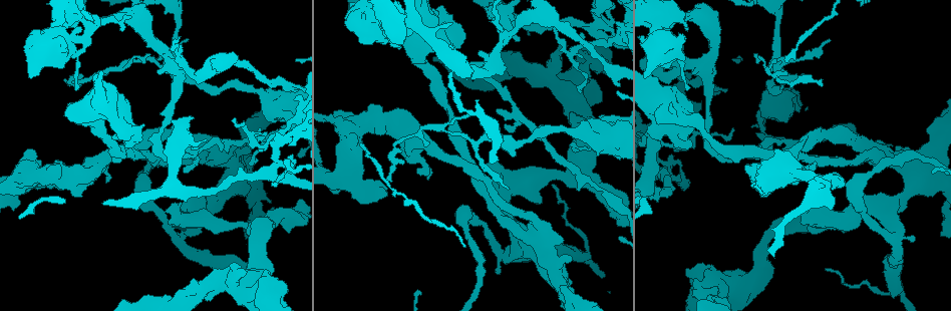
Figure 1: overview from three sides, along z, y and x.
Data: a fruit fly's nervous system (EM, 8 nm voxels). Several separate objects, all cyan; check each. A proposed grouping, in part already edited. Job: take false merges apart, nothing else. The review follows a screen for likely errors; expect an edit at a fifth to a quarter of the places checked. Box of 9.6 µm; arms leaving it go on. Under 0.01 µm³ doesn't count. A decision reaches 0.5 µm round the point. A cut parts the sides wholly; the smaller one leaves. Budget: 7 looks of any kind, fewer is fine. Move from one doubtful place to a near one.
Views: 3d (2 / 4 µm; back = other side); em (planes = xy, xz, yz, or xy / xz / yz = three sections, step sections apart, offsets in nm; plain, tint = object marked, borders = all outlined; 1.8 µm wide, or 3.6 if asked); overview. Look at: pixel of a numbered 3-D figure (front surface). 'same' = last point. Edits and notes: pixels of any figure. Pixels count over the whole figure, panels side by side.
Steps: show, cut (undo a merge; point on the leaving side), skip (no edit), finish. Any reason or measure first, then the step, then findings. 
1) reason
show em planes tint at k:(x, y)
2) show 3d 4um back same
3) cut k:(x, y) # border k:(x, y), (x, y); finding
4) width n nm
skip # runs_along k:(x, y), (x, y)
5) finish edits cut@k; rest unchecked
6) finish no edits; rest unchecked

calibre changes
show em planes tint at 1:(811, 176)

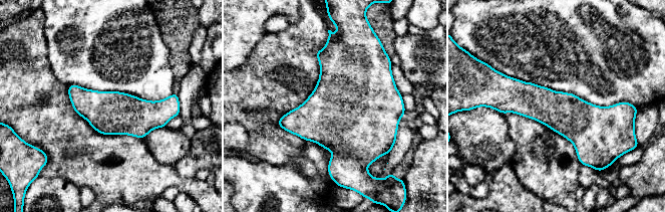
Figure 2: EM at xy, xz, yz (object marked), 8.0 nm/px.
skip # runs_along 2:(500, 101), (620, 112); all the same neuron

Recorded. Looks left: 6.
four or more arms meet
show 3d 4um at 1:(470, 162)

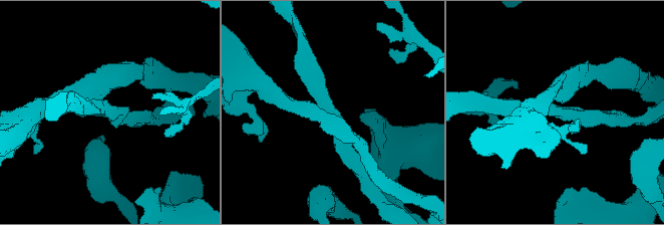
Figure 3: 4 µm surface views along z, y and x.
arms 4
show em 3.6um planes plain at 3:(106, 109)

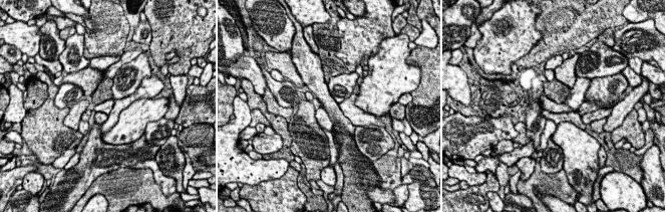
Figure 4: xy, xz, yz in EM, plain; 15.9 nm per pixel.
where the object lies
show em 3.6um planes tint same

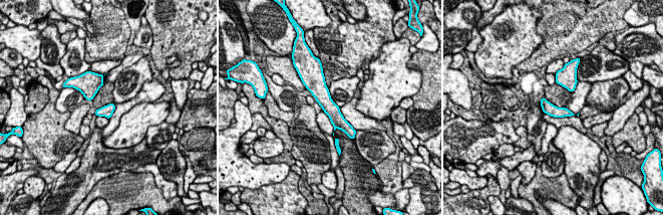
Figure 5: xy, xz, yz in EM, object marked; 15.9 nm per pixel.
skip # runs_along 5:(321, 81), (324, 100), (348, 131); one neuron here

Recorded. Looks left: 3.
show em 3.6um planes plain at 1:(709, 288)

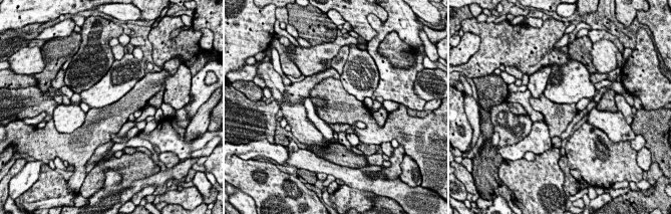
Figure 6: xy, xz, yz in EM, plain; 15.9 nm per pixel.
show em 3.6um planes tint same

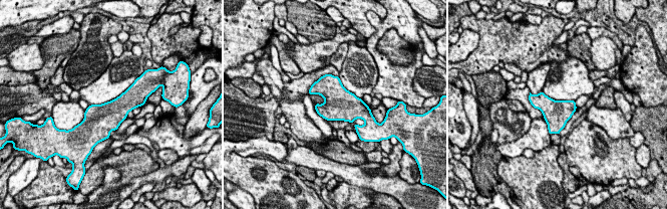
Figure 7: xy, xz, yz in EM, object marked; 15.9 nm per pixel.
width 420 nm
skip # continuous, no second neuron

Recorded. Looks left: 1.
finish no edits; rest unchecked

